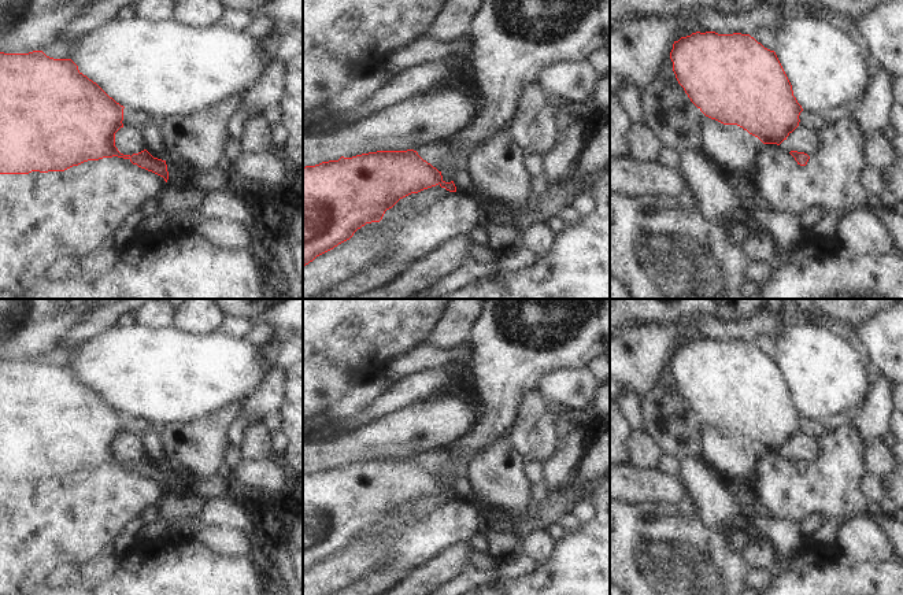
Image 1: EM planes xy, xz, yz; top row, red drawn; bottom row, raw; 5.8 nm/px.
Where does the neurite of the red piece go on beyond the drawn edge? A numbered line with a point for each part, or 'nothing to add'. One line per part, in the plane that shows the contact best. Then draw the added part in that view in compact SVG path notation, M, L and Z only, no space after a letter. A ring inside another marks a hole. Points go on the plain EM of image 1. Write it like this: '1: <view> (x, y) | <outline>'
1: xy (177, 480) | M166 468L166 472L167 472L167 478L169 478L167 492L171 496L188 498L192 495L186 488L188 478L181 470L175 468Z

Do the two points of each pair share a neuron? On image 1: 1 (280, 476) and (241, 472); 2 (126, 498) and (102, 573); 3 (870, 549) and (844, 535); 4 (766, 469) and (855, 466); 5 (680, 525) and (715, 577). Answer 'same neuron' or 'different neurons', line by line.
1: same neuron
2: different neurons
3: same neuron
4: same neuron
5: same neuron

